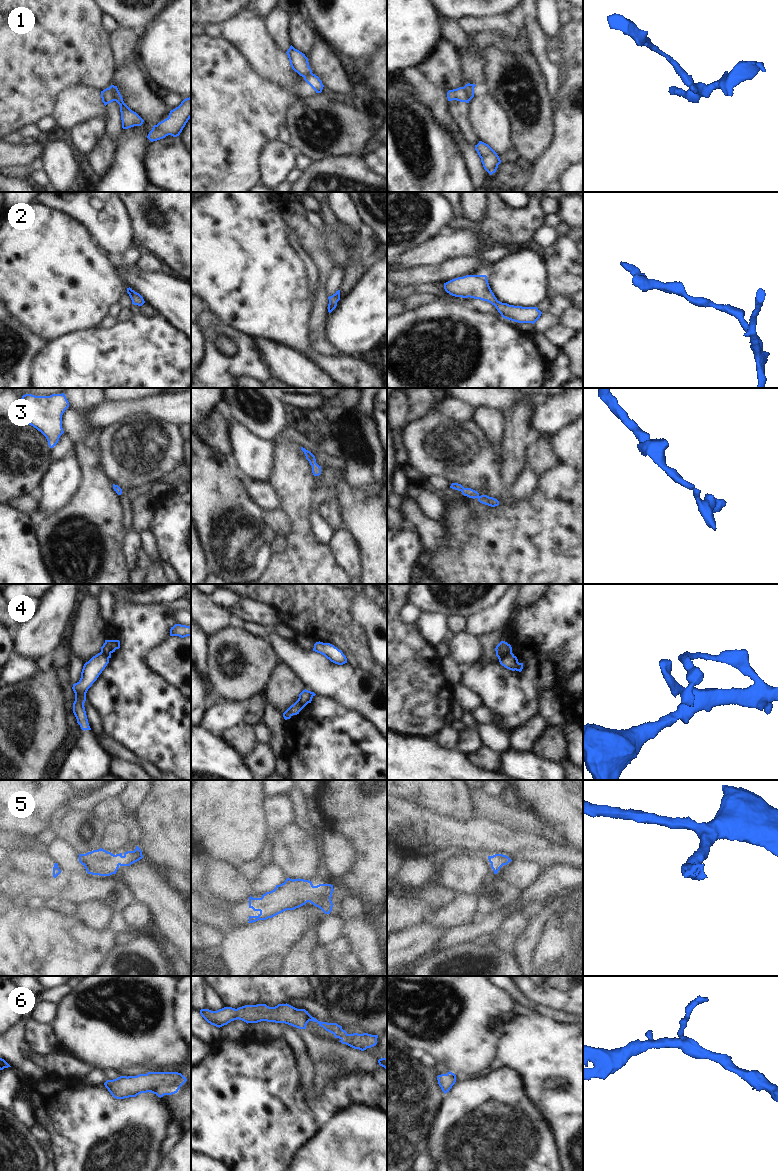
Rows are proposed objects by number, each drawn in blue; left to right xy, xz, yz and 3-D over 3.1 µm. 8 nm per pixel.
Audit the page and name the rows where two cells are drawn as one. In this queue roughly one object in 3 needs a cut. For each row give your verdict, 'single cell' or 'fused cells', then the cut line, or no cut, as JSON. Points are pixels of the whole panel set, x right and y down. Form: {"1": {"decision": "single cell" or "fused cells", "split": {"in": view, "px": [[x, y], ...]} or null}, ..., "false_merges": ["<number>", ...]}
{"1": {"decision": "fused cells", "split": {"in": "xy", "px": [[108, 88], [114, 92], [116, 100]]}}, "2": {"decision": "single cell", "split": null}, "3": {"decision": "single cell", "split": null}, "4": {"decision": "fused cells", "split": {"in": "yz", "px": [[511, 651], [499, 659]]}}, "5": {"decision": "single cell", "split": null}, "6": {"decision": "single cell", "split": null}, "false_merges": ["1", "4"]}

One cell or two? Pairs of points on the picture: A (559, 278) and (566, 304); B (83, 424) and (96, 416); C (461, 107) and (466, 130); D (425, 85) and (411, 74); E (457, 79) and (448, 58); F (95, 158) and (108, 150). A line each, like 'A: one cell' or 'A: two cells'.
A: two cells
B: one cell
C: one cell
D: one cell
E: one cell
F: one cell

